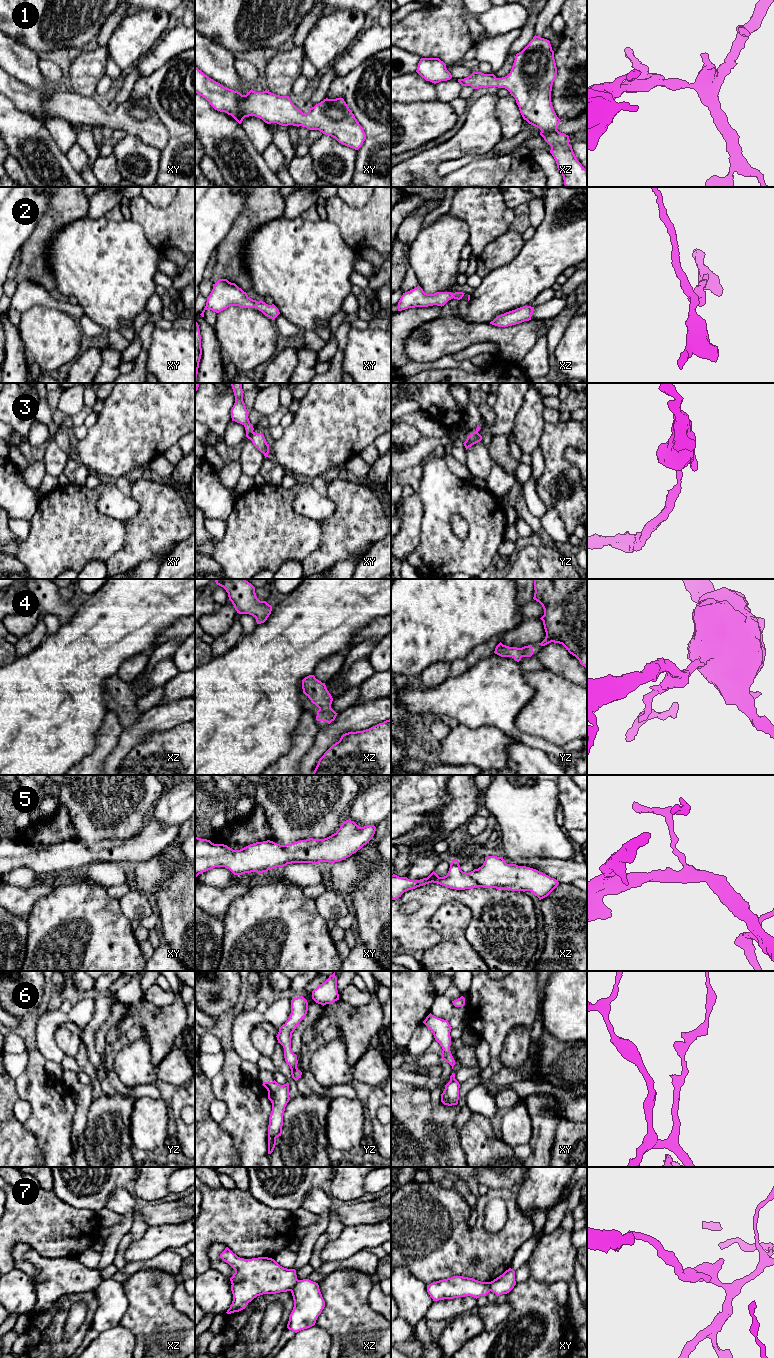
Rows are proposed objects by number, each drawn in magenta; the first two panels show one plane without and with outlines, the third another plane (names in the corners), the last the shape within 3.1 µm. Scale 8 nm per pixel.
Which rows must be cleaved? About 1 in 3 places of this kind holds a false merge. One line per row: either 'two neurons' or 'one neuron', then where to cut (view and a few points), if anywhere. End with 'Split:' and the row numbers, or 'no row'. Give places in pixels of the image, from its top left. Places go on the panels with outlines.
1: one neuron | no cut
2: one neuron | no cut
3: two neurons | xy (252, 431), (248, 438)
4: one neuron | no cut
5: one neuron | no cut
6: one neuron | no cut
7: two neurons | xz (298, 1280), (290, 1290)
Split: 3, 7

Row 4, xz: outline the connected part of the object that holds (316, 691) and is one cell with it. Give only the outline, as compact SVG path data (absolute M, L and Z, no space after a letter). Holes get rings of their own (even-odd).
M309 675L302 680L302 689L311 702L319 708L317 721L325 721L330 724L335 720L338 713L331 708L333 698L325 683L316 679L314 675Z

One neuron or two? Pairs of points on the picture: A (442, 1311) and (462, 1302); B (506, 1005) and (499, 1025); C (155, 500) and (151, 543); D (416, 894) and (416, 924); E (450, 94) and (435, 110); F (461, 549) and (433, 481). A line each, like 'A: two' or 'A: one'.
A: one
B: one
C: one
D: one
E: two
F: one

